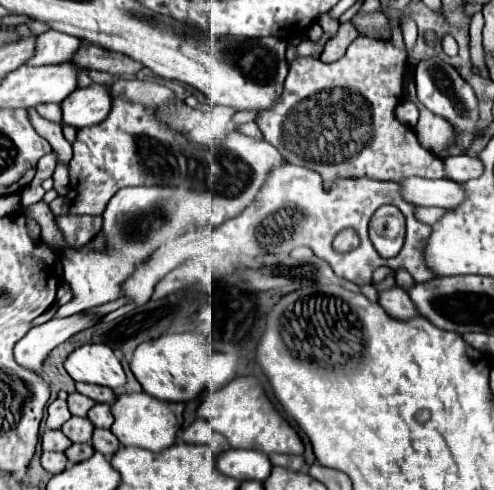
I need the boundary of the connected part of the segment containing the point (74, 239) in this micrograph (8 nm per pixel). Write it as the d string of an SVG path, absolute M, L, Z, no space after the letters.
M56 216L58 228L64 232L70 248L88 244L102 230L102 216Z

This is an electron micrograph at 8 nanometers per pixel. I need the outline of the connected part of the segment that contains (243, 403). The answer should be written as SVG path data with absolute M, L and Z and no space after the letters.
M254 376L234 378L222 390L208 394L204 402L198 406L198 416L208 420L210 426L222 434L232 448L250 448L260 450L264 454L300 454L304 452L302 440L296 430L276 412L262 386Z

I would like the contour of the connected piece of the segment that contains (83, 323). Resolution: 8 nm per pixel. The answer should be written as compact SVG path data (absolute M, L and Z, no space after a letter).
M74 314L68 318L60 318L60 320L48 320L42 326L34 326L14 346L14 358L22 368L46 378L42 364L44 364L48 352L54 346L66 342L76 332L92 326L96 320L98 320L98 316L92 316L92 314Z

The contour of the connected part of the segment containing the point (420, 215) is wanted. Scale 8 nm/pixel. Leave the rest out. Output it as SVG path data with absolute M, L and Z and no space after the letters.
M416 208L414 210L414 216L424 222L424 224L434 224L434 220L438 220L438 216L442 216L442 208Z

